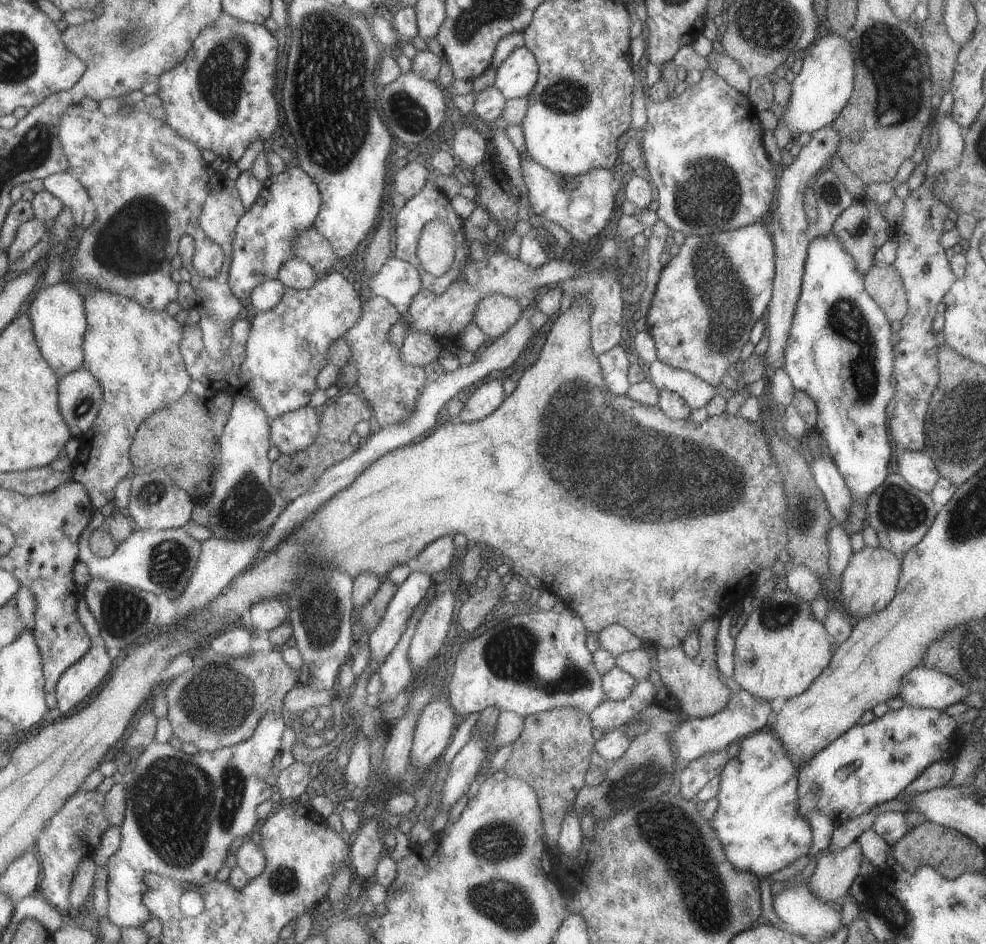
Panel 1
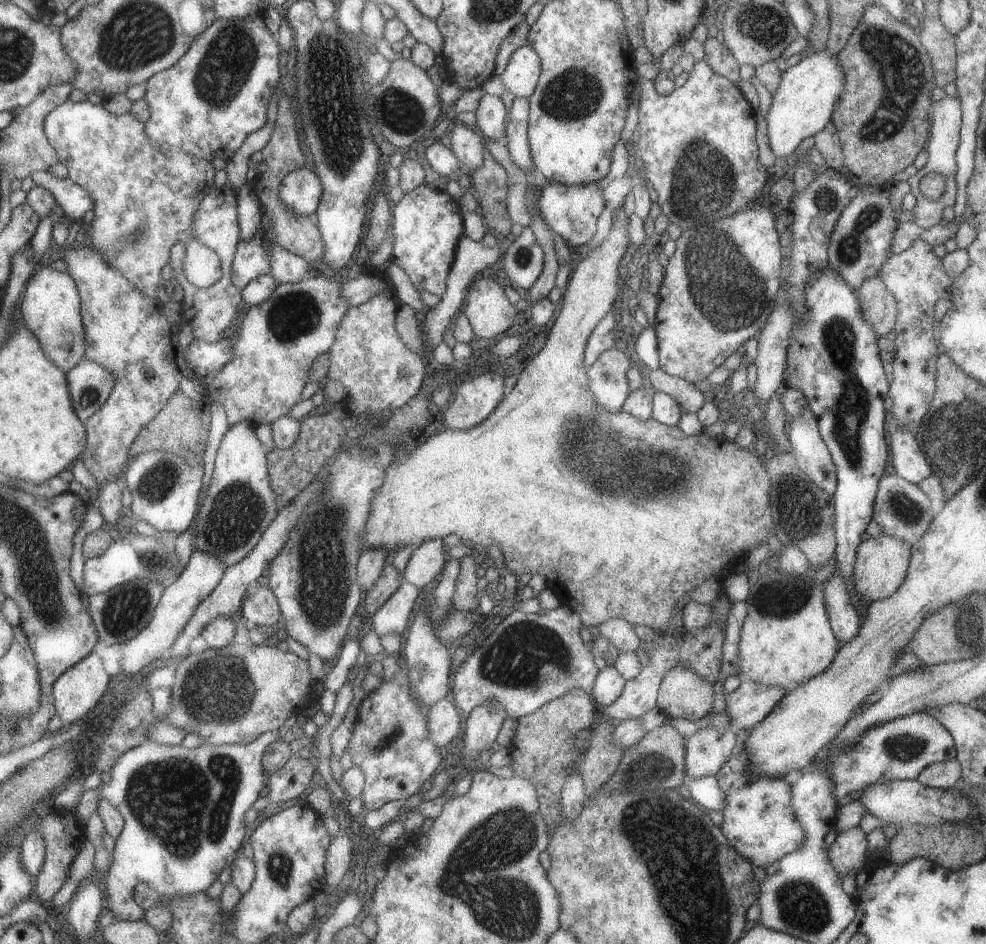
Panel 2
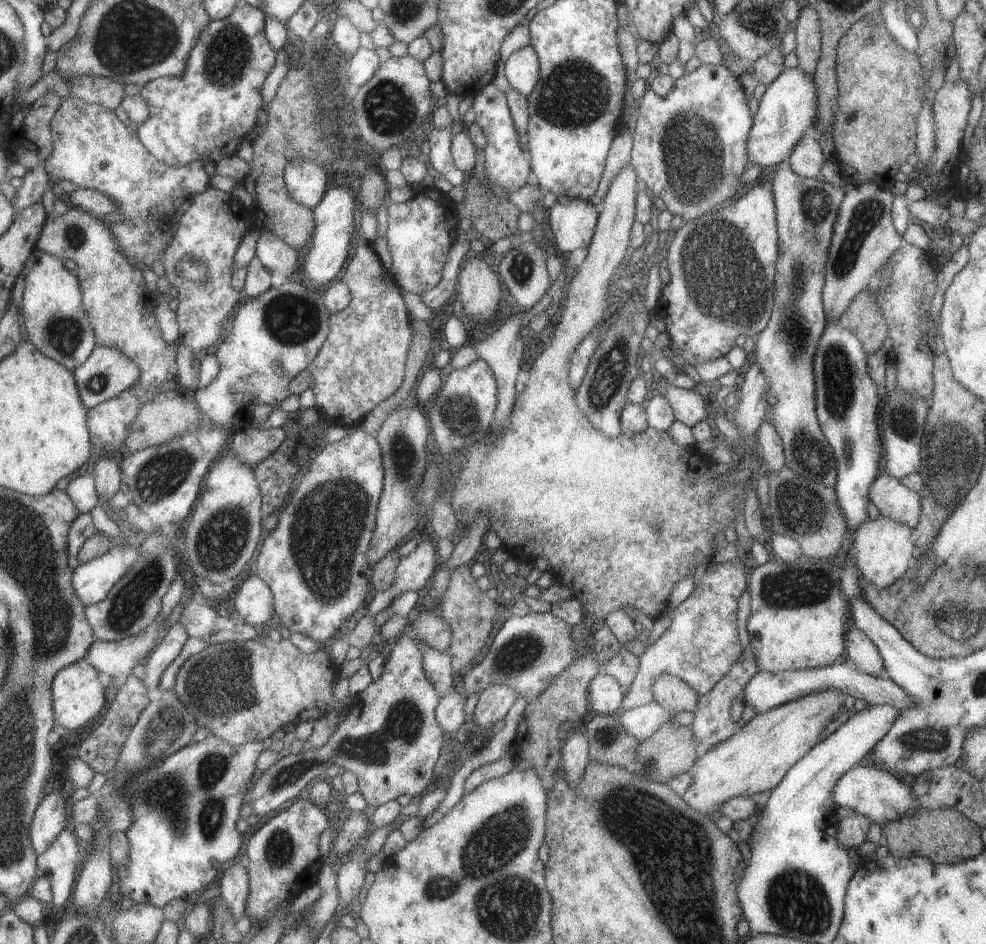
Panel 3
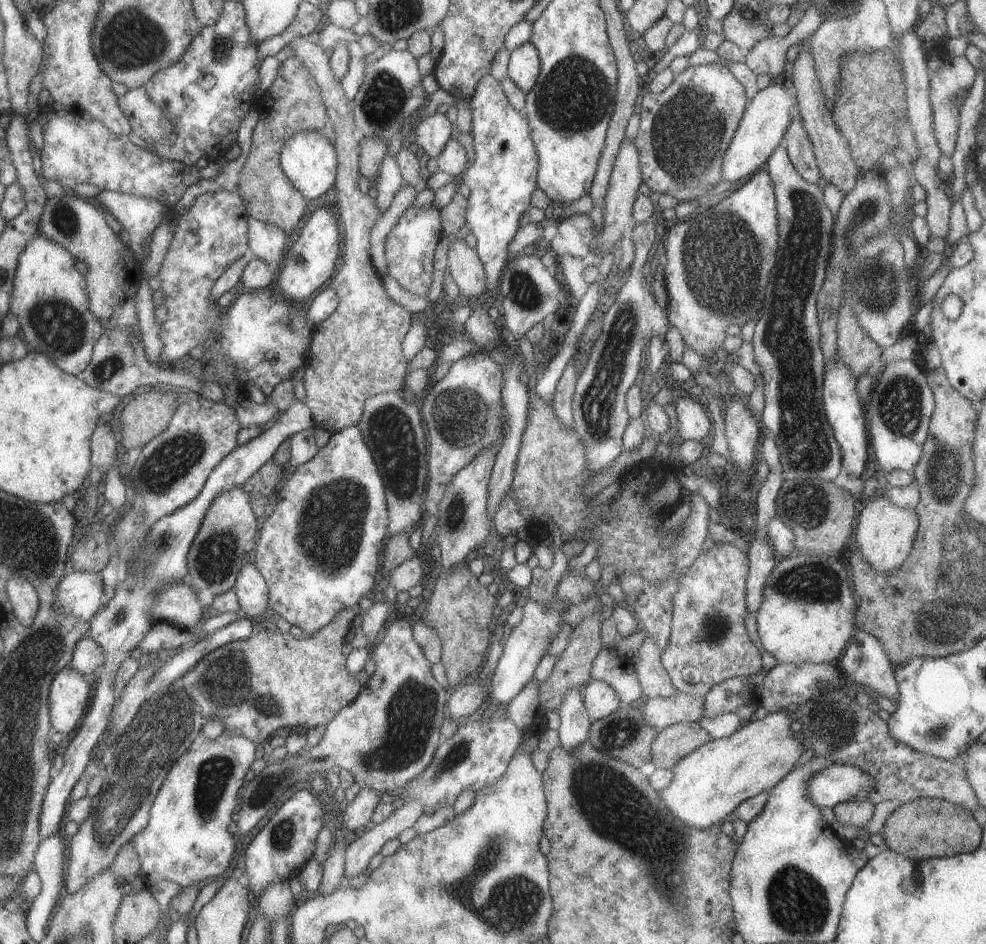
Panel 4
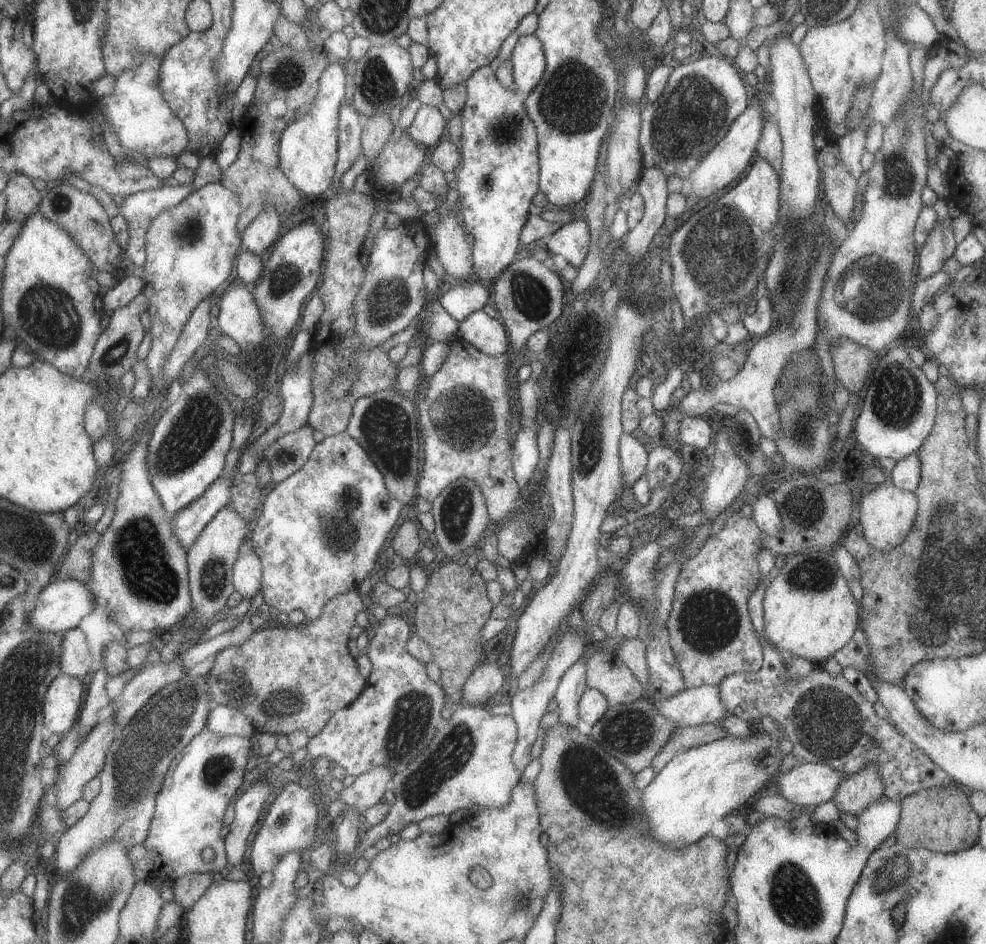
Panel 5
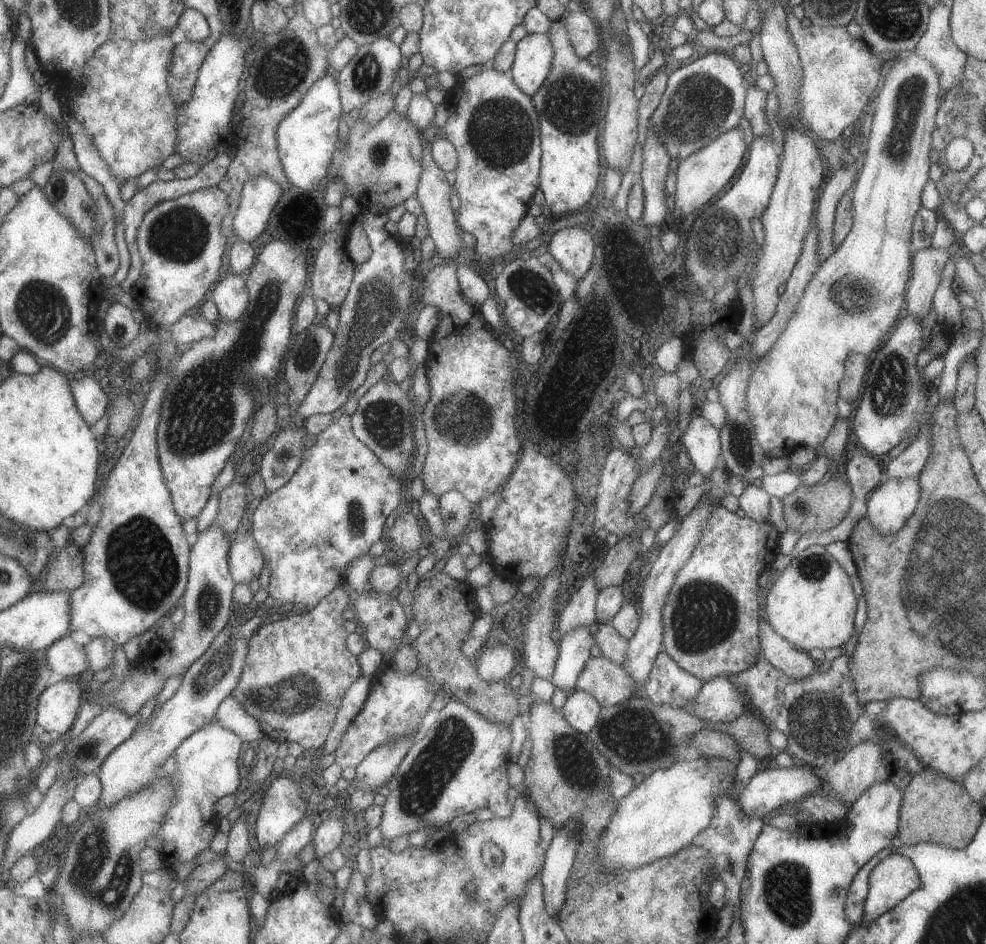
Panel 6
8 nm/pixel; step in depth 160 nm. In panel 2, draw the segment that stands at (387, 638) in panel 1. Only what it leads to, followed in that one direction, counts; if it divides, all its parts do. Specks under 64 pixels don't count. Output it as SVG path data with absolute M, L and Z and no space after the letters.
M404 580L401 588L372 618L374 630L379 638L390 634L405 635L417 596L419 596L419 589Z

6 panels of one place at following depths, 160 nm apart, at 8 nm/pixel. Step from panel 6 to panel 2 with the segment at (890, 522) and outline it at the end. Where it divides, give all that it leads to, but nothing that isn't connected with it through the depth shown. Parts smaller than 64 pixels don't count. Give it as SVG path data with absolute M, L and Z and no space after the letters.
M881 535L861 541L856 548L851 582L852 588L865 606L871 601L878 601L892 595L905 578L910 559L909 544L898 541L893 537Z

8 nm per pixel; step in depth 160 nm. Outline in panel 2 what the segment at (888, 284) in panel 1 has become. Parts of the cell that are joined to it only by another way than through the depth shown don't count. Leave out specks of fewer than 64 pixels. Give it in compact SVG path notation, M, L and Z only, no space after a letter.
M877 275L866 278L855 292L864 319L871 323L878 337L894 328L896 300Z

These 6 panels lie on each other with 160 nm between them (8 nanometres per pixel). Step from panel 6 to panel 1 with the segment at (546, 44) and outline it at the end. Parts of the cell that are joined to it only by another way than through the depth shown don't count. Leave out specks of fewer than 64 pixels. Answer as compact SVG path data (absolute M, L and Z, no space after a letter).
M525 46L516 47L496 68L494 87L507 99L527 97L538 77L538 64Z

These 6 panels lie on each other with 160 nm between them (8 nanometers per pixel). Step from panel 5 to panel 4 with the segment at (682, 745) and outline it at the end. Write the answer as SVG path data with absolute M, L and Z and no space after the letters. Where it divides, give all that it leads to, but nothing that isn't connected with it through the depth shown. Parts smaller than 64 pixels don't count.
M698 721L669 725L655 735L650 746L650 761L657 769L672 769L680 758L711 739L712 736L699 726Z

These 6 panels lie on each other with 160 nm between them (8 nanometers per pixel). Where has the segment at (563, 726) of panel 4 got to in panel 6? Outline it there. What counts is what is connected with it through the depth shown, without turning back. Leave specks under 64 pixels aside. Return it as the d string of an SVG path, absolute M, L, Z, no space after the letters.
M579 627L569 631L556 642L558 655L554 671L549 678L555 689L562 690L568 697L576 690L575 685L587 659L591 657L589 648L593 646L592 629Z

